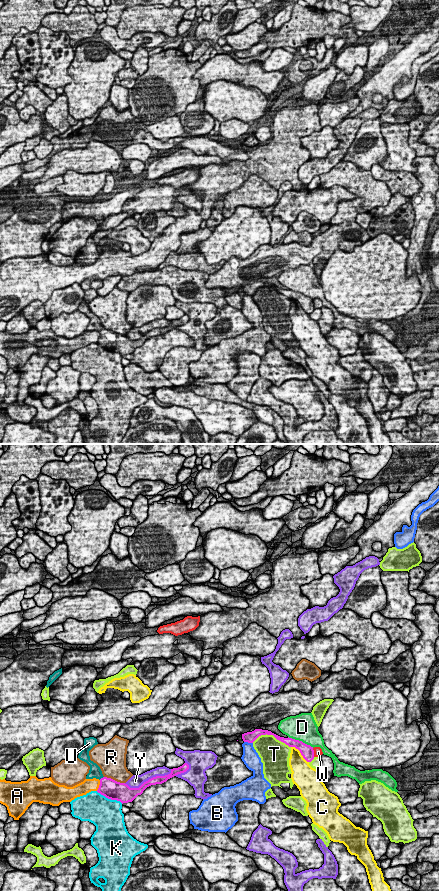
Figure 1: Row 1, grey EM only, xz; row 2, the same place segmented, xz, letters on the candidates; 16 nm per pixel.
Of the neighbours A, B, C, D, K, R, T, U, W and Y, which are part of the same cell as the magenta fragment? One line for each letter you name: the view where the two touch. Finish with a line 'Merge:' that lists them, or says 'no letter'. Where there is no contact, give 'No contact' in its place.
U: Touches magenta in xz
Merge: U

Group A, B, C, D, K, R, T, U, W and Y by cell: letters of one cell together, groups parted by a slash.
A / B / C / D / K / R / T / U / W / Y

